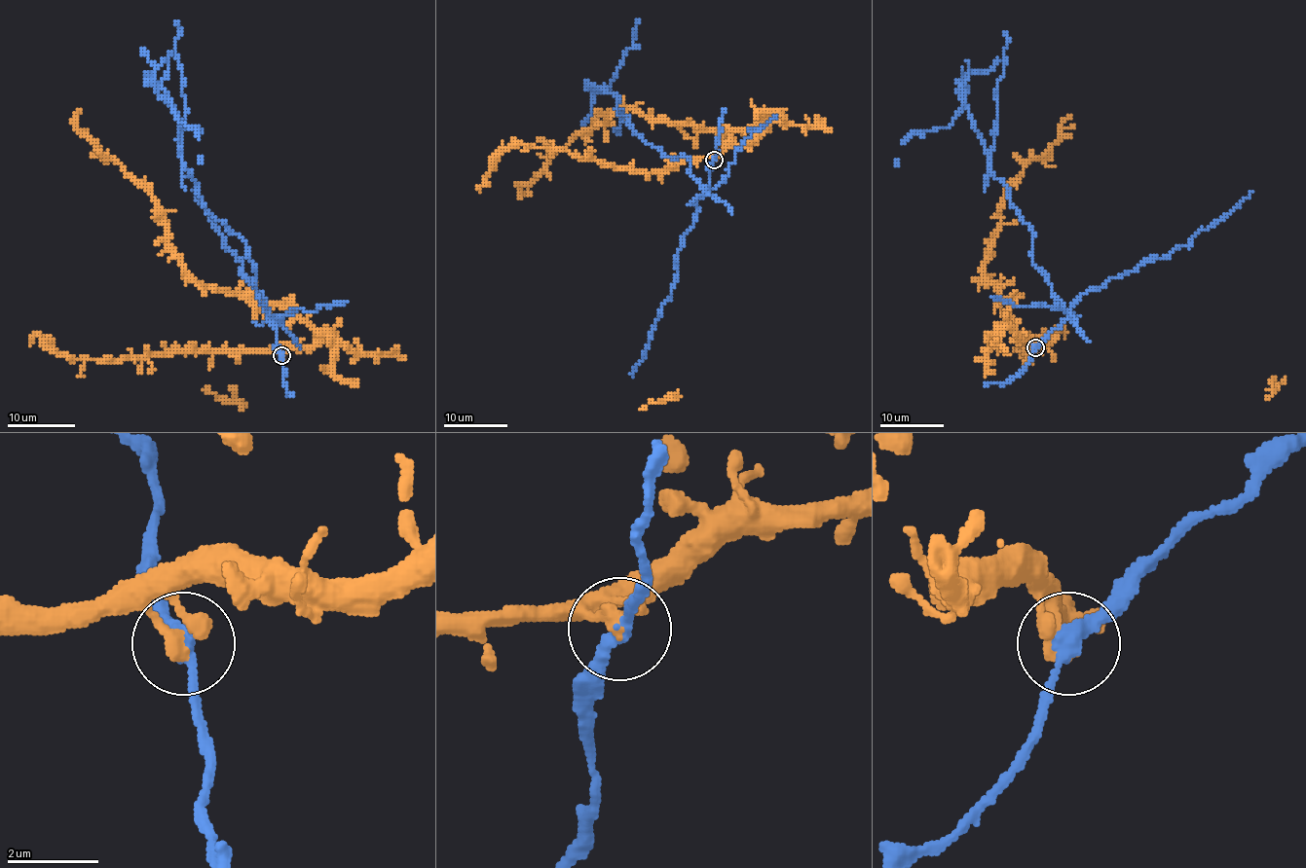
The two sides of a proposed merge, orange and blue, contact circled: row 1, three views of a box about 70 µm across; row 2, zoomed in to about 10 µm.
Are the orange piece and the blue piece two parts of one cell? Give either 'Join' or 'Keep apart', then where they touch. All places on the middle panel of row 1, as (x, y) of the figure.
Keep apart. Place: (714, 160)

